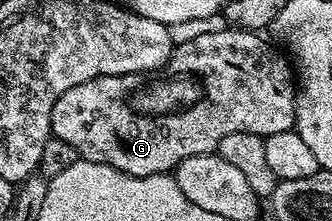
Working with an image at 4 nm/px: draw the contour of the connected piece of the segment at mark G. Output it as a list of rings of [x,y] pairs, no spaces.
[[[225,27],[219,32],[202,32],[183,44],[181,41],[171,52],[170,61],[157,72],[97,76],[64,90],[52,106],[53,139],[68,142],[83,160],[107,164],[129,176],[160,176],[173,173],[184,158],[213,153],[220,138],[228,134],[247,132],[265,138],[291,131],[296,84],[287,57],[269,48],[257,31]]]

